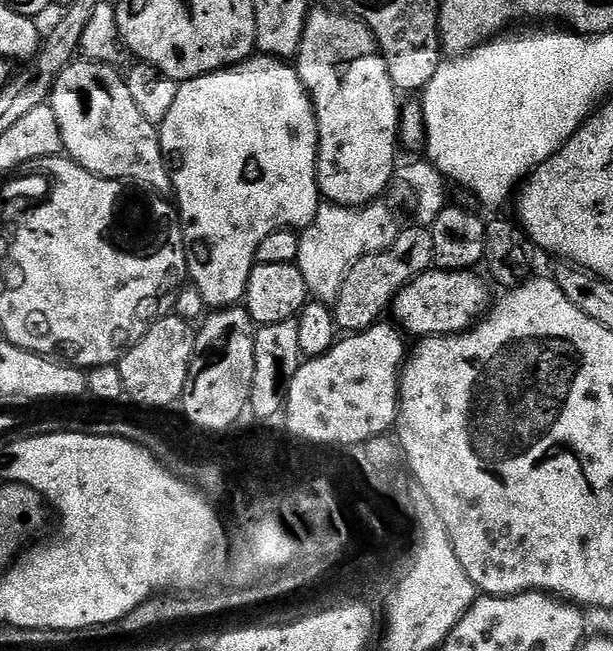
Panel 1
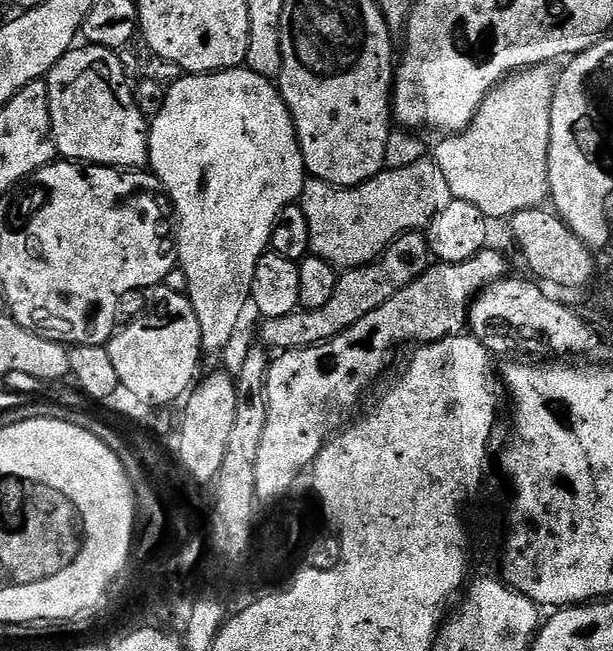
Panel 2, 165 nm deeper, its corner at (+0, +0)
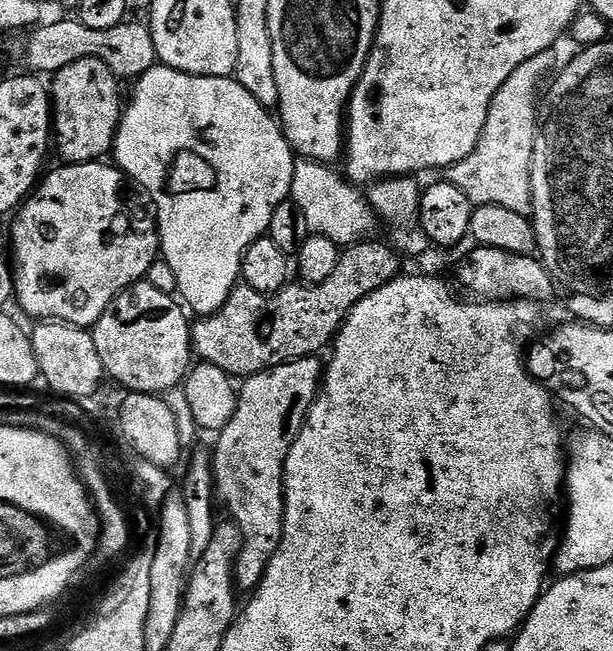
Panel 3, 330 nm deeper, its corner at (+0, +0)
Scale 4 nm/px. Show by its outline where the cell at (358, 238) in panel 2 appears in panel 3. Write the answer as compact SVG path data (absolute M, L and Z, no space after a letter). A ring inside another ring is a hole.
M297 159L290 199L302 209L311 235L330 238L330 242L341 246L359 244L373 235L378 217L369 204L367 195L334 169L335 167L320 164L317 160Z

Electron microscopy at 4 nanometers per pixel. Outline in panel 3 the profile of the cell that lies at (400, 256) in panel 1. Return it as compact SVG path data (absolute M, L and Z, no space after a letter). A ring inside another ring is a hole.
M369 238L345 247L338 267L326 282L289 282L273 296L264 296L243 282L237 284L213 316L201 316L192 324L193 353L203 363L218 366L218 370L233 378L247 378L274 366L316 356L324 347L325 351L354 306L401 275L401 257L396 248L374 241Z

